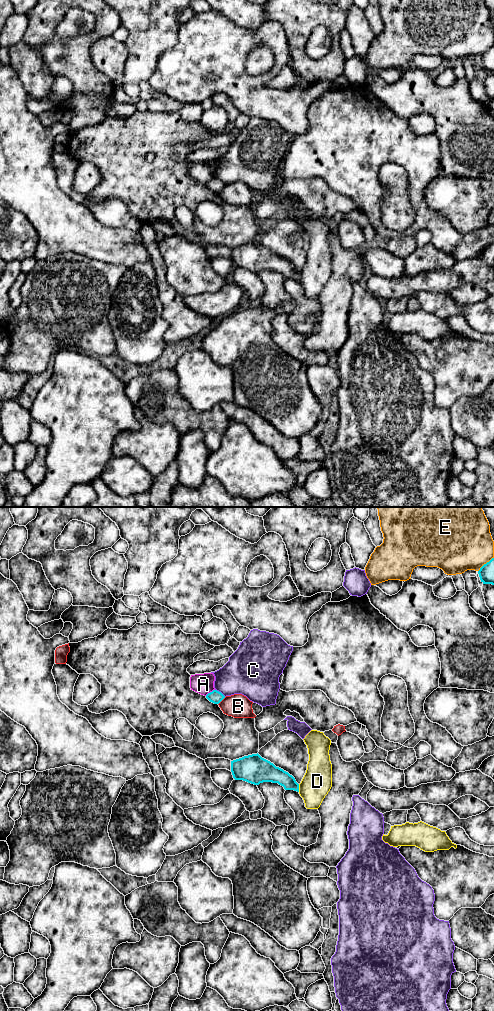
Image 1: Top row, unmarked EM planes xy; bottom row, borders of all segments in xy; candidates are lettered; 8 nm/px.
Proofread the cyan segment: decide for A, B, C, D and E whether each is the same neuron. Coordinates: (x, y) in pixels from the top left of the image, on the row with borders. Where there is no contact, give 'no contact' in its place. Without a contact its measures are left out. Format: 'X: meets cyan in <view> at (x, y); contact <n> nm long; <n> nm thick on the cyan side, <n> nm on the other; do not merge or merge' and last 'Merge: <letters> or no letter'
A: meets cyan in xy at (210, 692); contact 90 nm long; 100 nm thick on the cyan side, 160 nm on the other; do not merge
B: meets cyan in xy at (221, 700); contact 90 nm long; 100 nm thick on the cyan side, 190 nm on the other; do not merge
C: meets cyan in xy at (220, 692); contact 110 nm long; 100 nm thick on the cyan side, 320 nm on the other; do not merge
D: meets cyan in xy at (298, 788); contact 60 nm long; 140 nm thick on the cyan side, 240 nm on the other; do not merge
E: meets cyan in xy at (486, 563); contact 170 nm long; 130 nm thick on the cyan side, 460 nm on the other; do not merge
Merge: no letter

